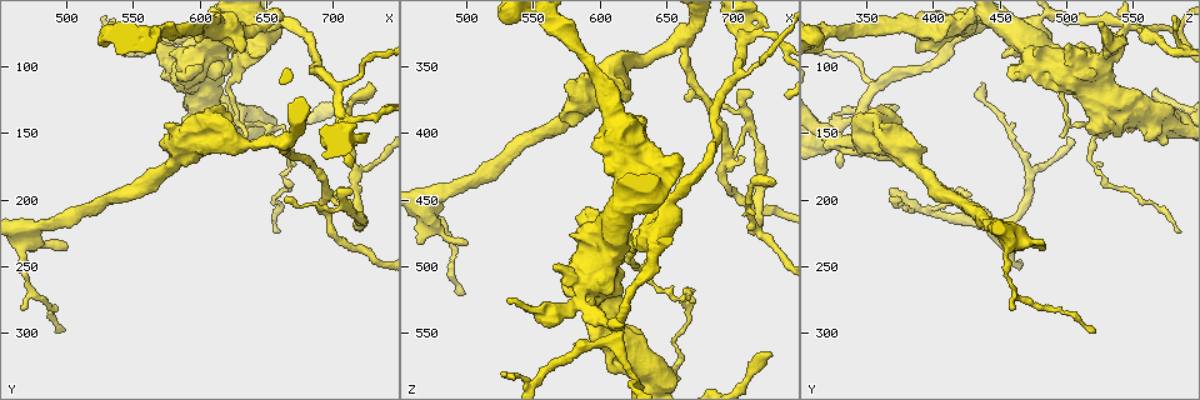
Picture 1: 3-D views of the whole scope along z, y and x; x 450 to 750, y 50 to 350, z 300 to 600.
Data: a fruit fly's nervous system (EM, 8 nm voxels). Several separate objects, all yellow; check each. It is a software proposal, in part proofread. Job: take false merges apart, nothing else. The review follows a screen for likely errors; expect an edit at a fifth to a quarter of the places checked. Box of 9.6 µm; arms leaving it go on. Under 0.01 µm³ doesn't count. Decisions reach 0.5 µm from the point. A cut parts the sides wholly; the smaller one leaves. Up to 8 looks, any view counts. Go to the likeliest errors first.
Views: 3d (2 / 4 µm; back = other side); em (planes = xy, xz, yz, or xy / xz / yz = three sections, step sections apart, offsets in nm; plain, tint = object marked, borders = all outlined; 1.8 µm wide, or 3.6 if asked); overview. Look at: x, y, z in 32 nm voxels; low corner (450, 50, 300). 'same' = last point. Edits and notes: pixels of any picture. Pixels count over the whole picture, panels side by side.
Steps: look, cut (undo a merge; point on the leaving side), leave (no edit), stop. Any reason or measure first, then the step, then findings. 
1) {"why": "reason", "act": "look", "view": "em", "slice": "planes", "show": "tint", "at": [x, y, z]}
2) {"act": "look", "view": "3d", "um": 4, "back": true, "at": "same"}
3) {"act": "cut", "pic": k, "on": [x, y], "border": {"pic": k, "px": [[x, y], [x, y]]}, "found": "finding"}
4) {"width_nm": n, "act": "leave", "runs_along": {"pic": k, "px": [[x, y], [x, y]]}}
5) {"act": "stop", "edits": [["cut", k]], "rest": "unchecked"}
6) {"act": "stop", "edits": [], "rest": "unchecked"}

{"why": "sharp bend", "act": "look", "view": "3d", "um": 2, "back": true, "at": [608, 70, 544]}

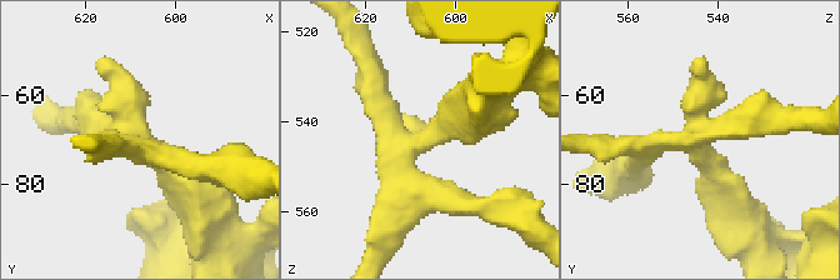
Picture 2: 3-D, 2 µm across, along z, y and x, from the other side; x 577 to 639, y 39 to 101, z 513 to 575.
{"act": "look", "view": "em", "slice": "planes", "show": "tint", "at": [608, 70, 545]}

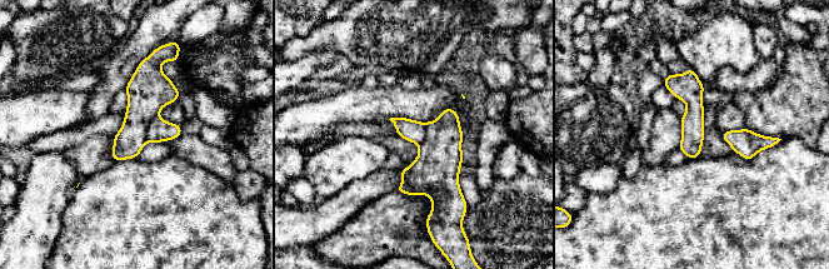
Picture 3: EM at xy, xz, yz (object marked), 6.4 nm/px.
{"width_nm": 150, "act": "cut", "pic": 3, "on": [159, 130], "border": {"pic": 3, "px": [[156, 114], [148, 126], [146, 140]]}, "found": "two neurons meet here"}

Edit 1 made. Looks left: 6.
{"act": "look", "view": "overview"}

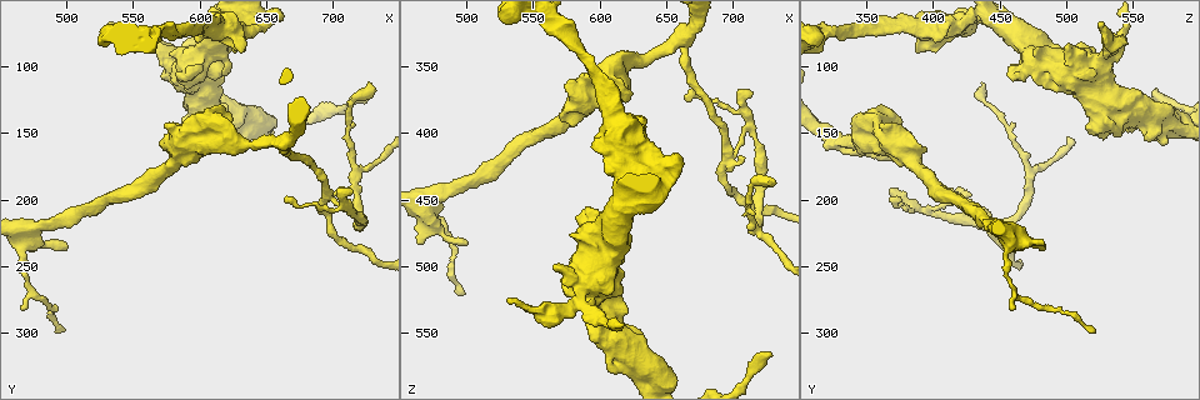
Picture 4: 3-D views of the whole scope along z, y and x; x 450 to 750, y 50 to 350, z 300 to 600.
{"why": "sudden change in width", "act": "look", "view": "3d", "um": 4, "at": [596, 106, 490]}

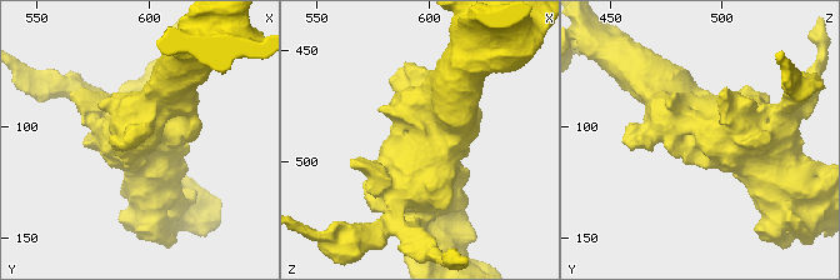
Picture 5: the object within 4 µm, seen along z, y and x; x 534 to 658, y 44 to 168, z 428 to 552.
{"why": "need the tissue", "act": "look", "view": "em", "slice": "planes", "show": "borders", "at": [597, 106, 491]}

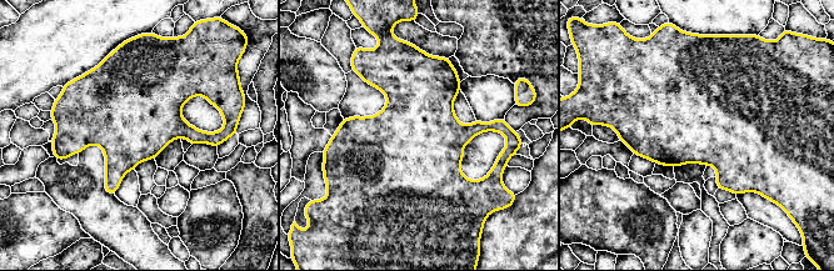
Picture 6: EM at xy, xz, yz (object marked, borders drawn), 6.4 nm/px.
{"act": "leave", "found": "continuous, no second neuron"}

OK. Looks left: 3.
{"act": "look", "view": "em", "slice": "planes", "show": "tint", "at": [547, 76, 532]}

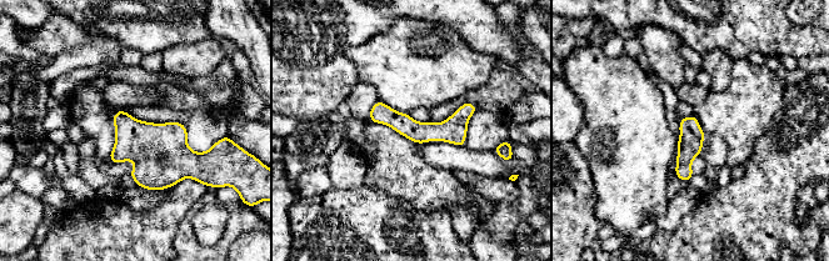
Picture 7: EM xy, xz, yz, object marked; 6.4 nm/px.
{"act": "leave", "runs_along": {"pic": 7, "px": [[472, 108], [448, 130], [373, 118]]}, "found": "continuous, no second neuron"}

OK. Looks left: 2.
{"act": "stop", "edits": [["cut", 3]], "rest": "unchecked"}

